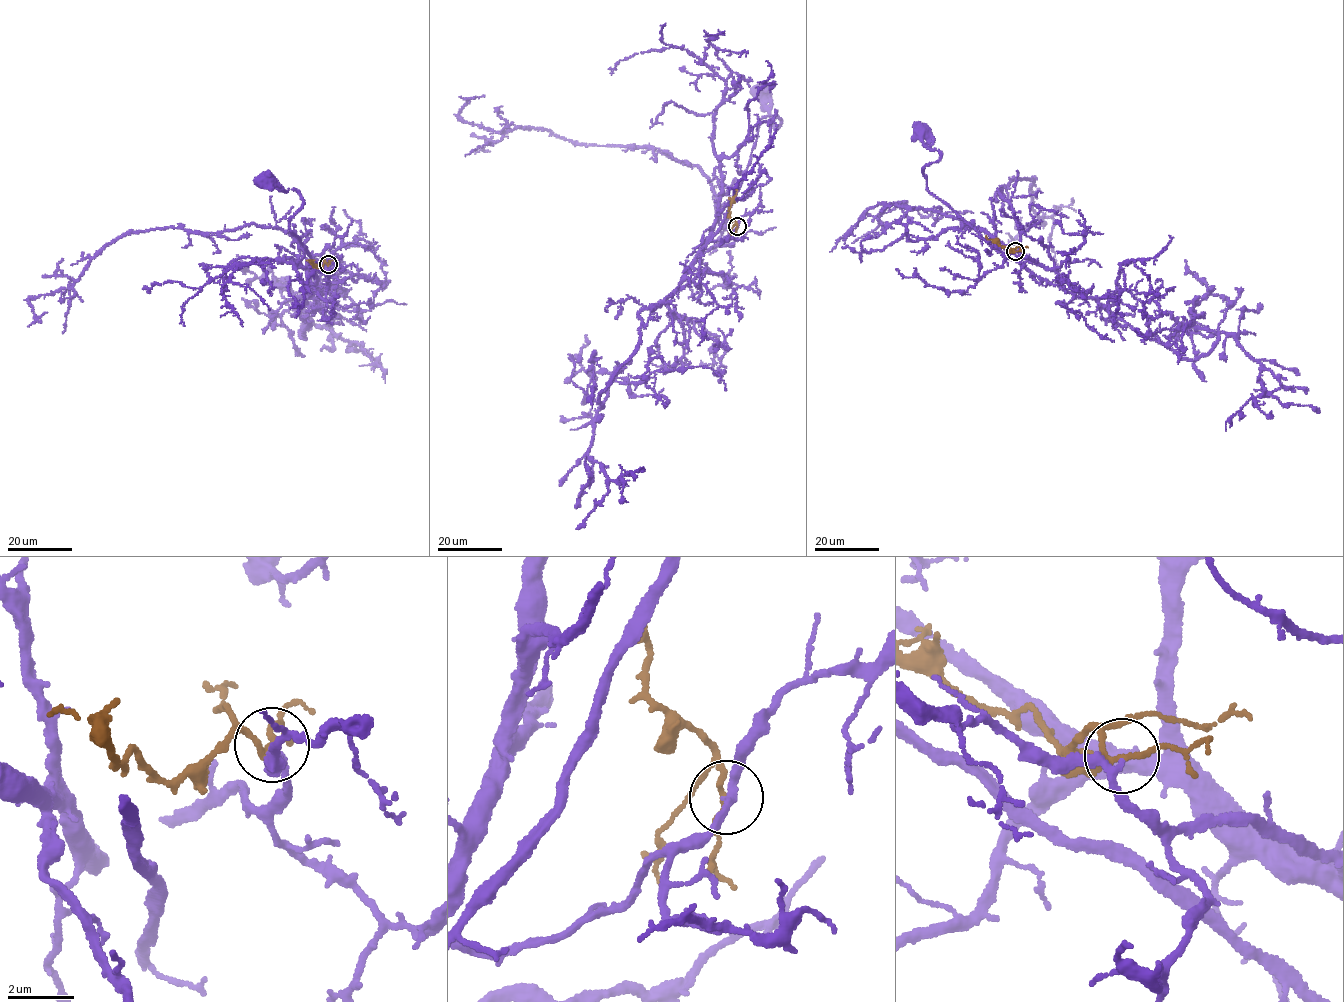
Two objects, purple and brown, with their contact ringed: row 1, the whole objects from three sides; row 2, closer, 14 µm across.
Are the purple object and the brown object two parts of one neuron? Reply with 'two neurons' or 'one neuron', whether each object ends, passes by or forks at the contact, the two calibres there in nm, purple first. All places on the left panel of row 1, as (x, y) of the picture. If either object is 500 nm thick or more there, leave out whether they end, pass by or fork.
two neurons | purple passes by | brown passes by | 180/150 nm

